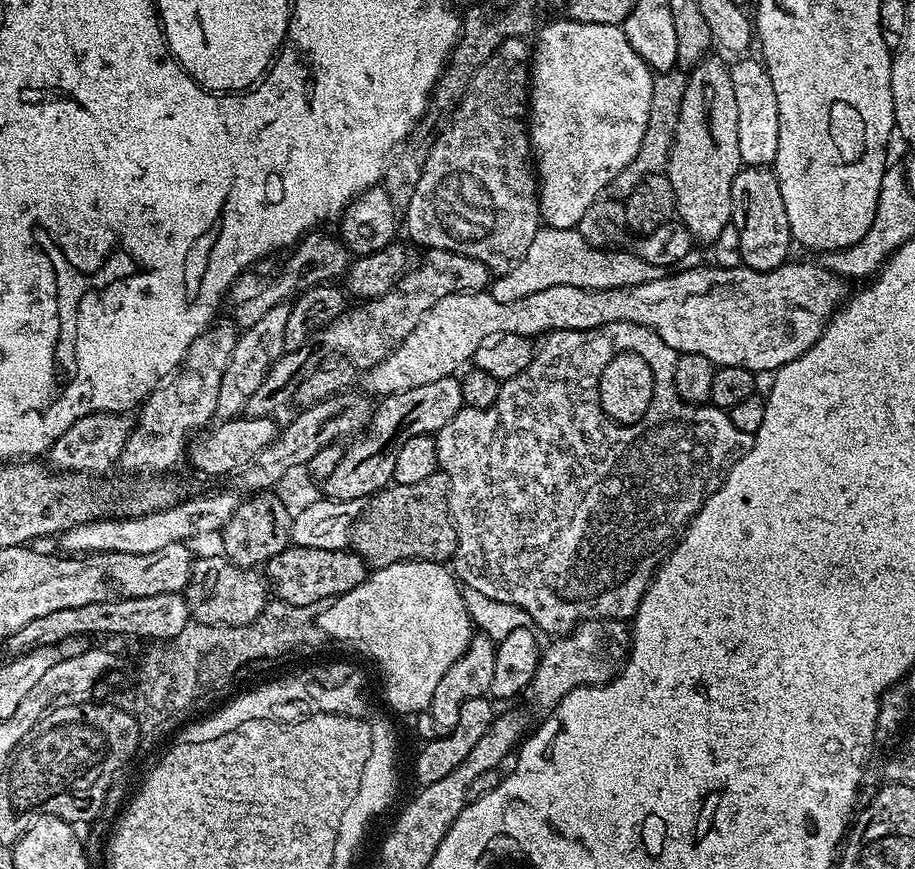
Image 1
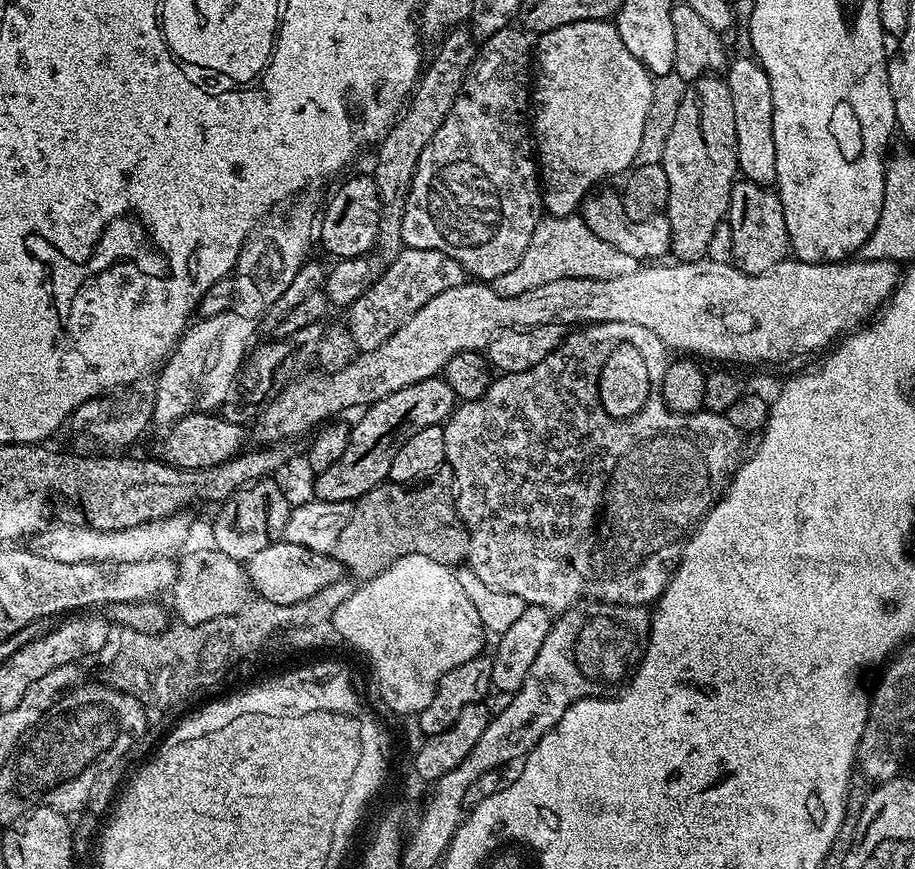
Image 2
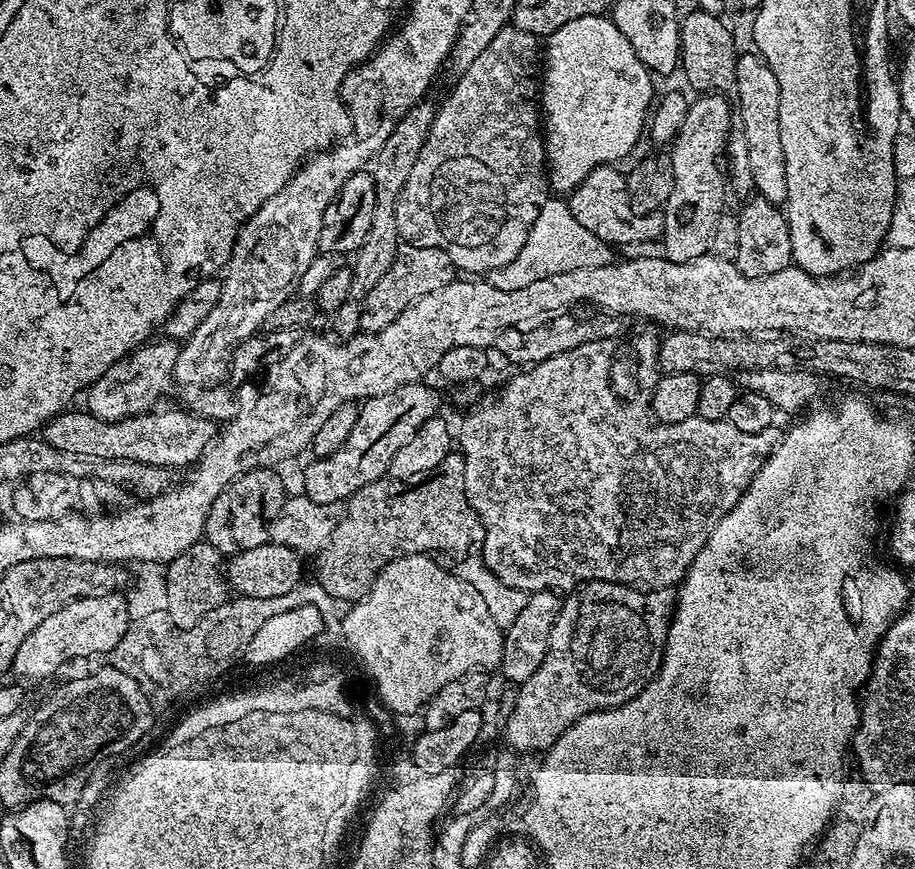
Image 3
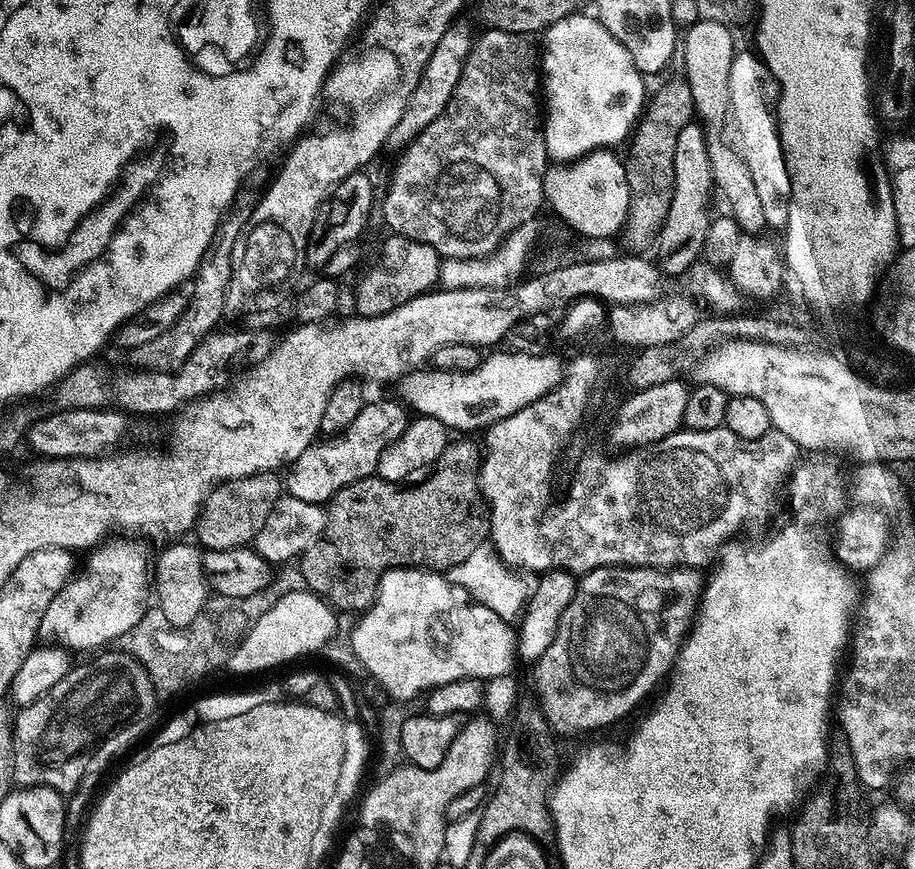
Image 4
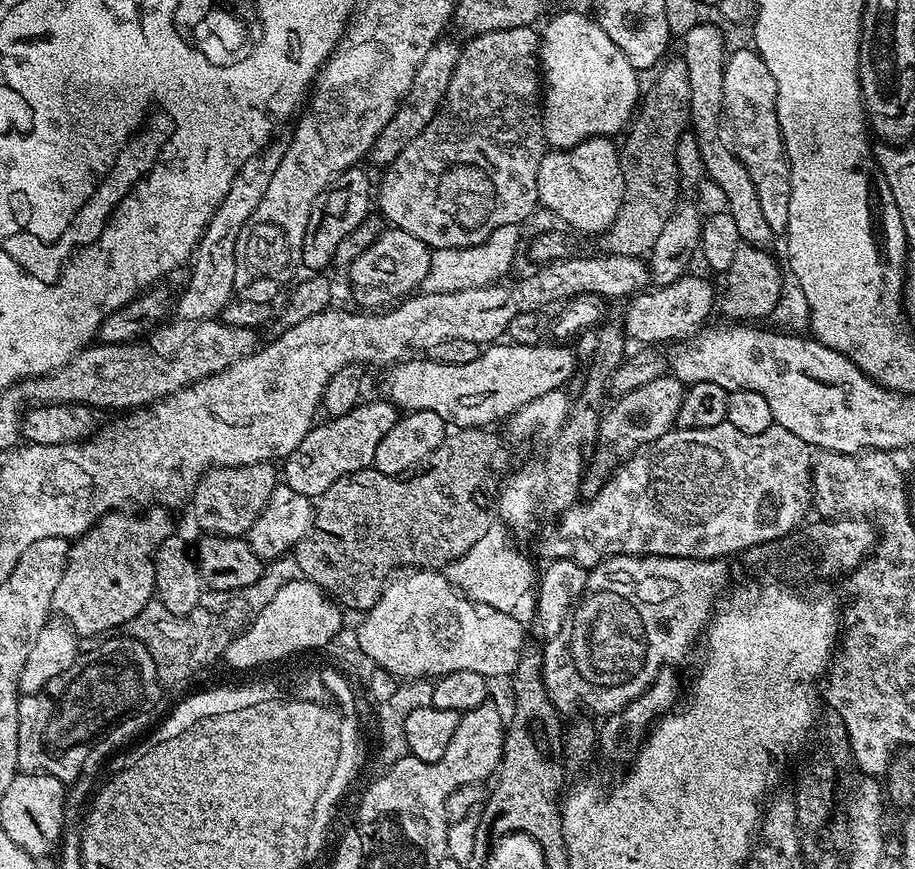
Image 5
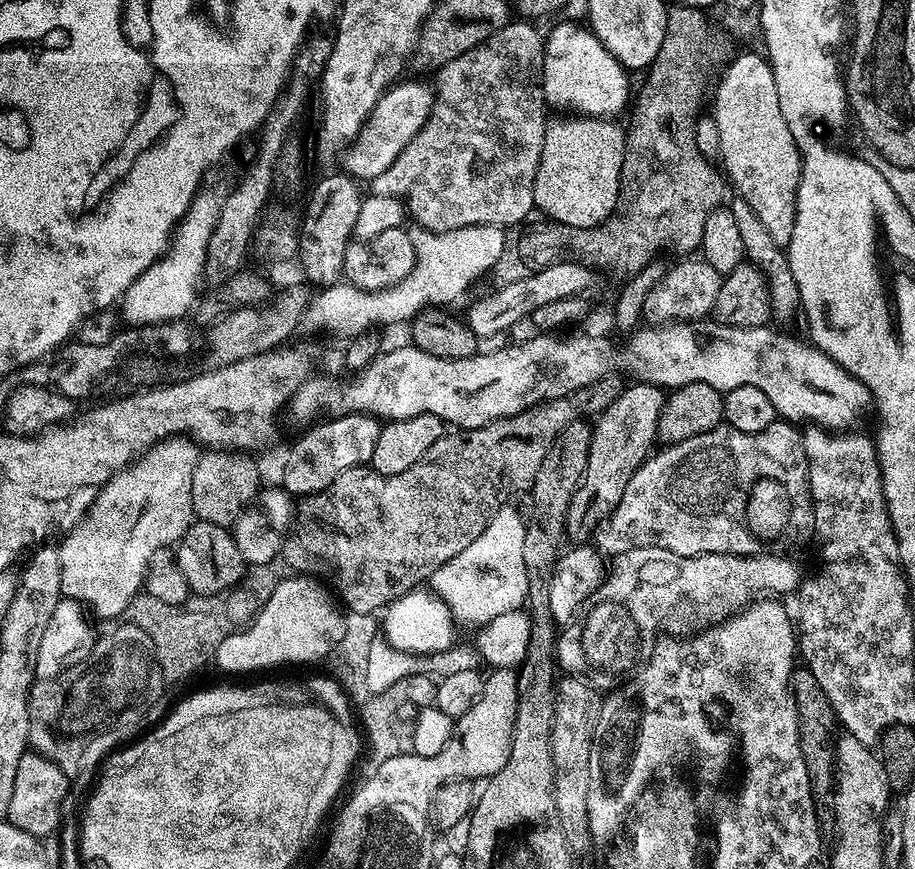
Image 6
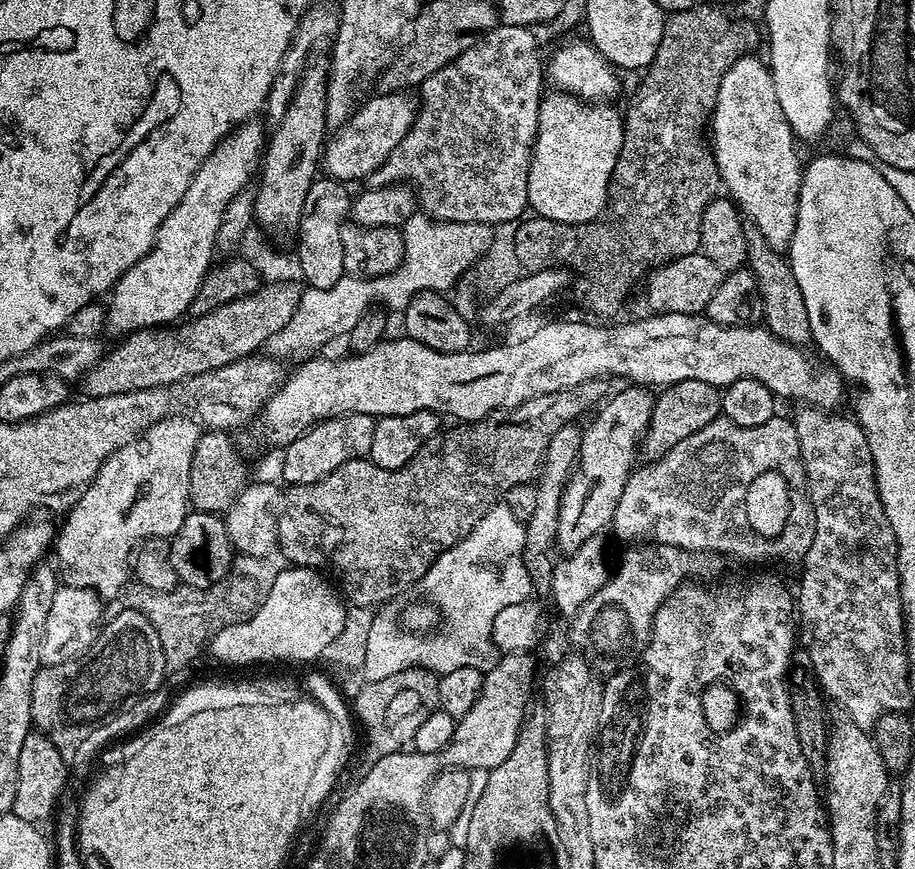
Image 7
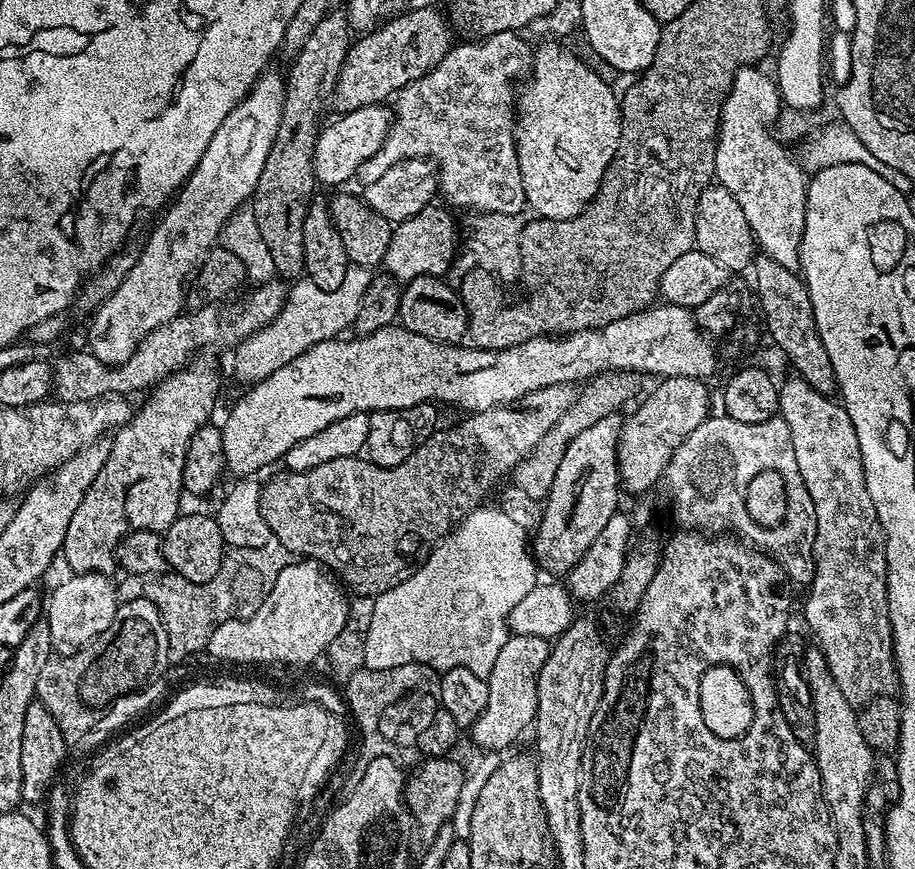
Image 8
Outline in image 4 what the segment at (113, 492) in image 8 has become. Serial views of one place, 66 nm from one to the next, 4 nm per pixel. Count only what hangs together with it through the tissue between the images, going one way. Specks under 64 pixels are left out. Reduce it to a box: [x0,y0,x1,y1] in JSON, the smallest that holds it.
[38,542,150,652]

